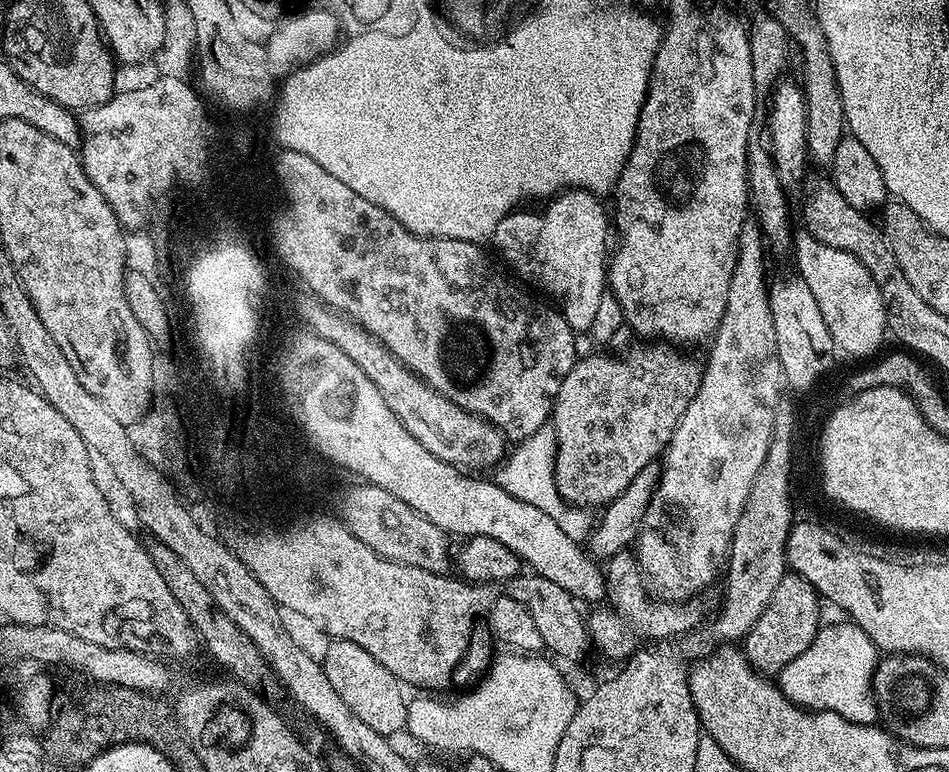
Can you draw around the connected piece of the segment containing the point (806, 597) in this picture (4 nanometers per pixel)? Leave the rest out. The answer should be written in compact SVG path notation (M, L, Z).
M786 572L766 610L758 618L755 626L749 630L742 644L742 651L752 667L761 674L778 674L794 658L813 644L821 627L820 597L809 583L796 573Z

